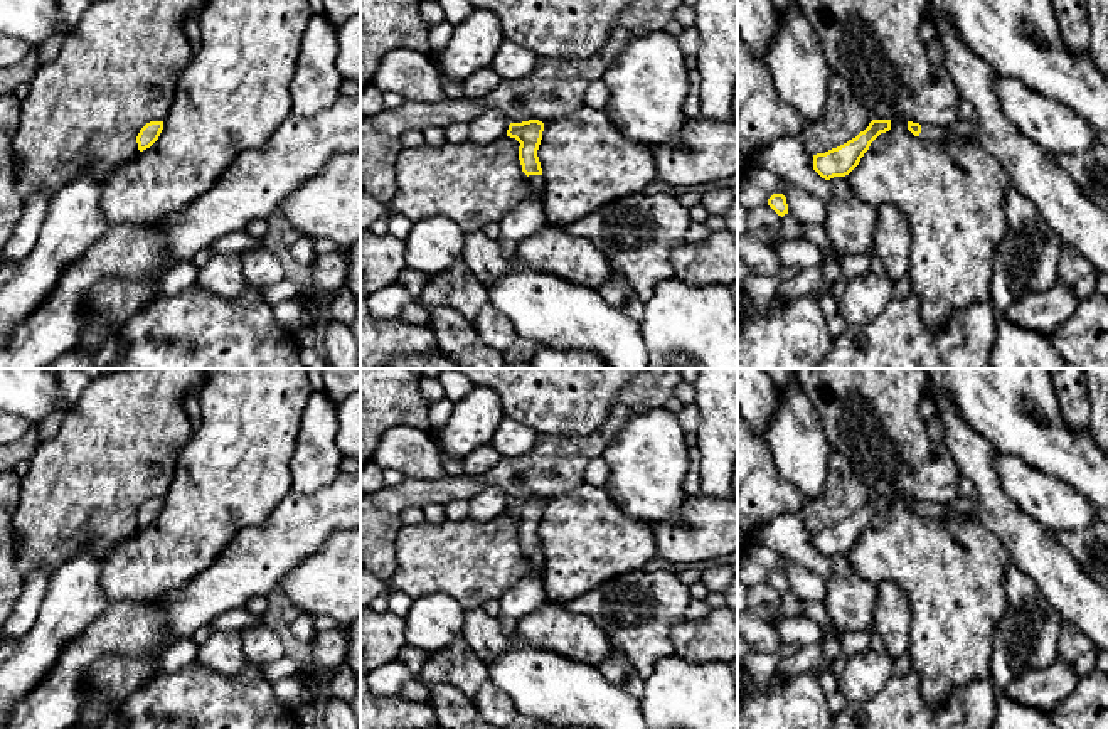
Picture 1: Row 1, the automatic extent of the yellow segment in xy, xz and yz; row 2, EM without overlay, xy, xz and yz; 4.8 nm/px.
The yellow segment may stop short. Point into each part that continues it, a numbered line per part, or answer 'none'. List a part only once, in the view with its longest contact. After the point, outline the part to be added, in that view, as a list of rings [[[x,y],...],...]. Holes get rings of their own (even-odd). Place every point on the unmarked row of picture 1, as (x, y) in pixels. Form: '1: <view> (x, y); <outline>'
1: xz (543, 684); [[[529,552],[527,556],[534,562],[534,572],[498,598],[498,621],[503,635],[509,638],[509,645],[488,665],[490,682],[512,699],[519,714],[534,717],[539,724],[588,729],[647,729],[640,700],[611,685],[598,667],[566,658],[552,650],[530,647],[519,636],[519,620],[547,603],[541,571],[542,552]]]

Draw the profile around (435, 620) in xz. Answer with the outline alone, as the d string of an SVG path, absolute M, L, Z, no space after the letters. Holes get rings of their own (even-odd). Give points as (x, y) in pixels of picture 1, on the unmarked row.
M431 593L414 599L406 620L408 645L434 653L461 636L465 608L443 593Z

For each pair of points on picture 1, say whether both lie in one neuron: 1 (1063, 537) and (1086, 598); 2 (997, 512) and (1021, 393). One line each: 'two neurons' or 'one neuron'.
1: two neurons
2: two neurons

